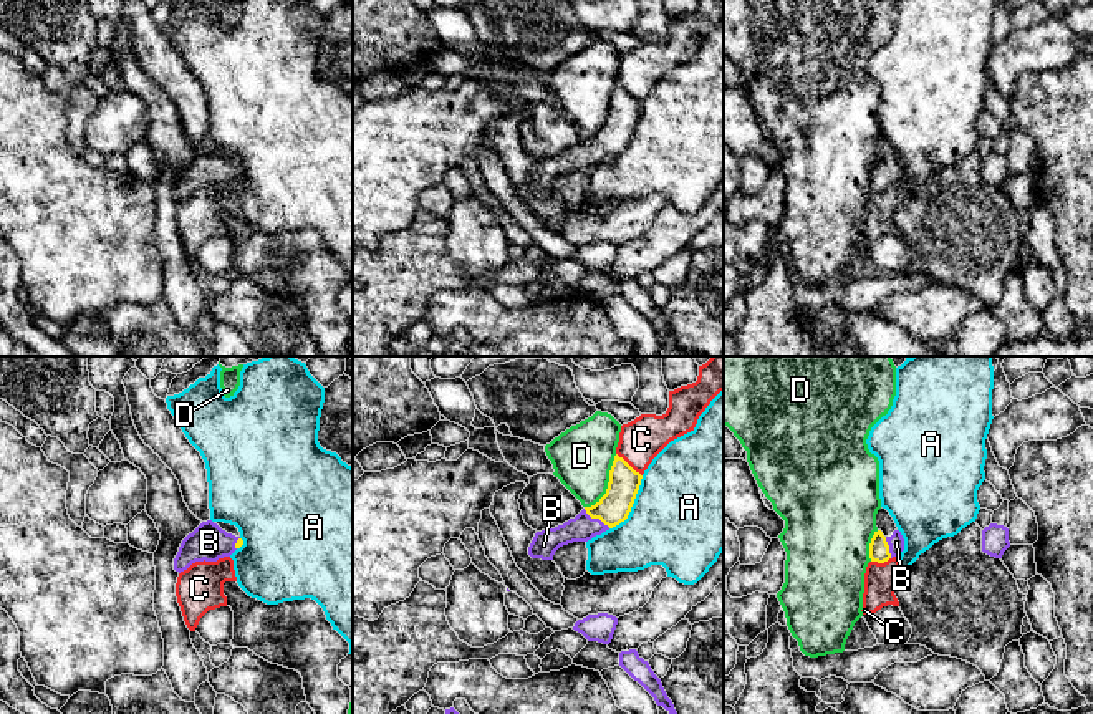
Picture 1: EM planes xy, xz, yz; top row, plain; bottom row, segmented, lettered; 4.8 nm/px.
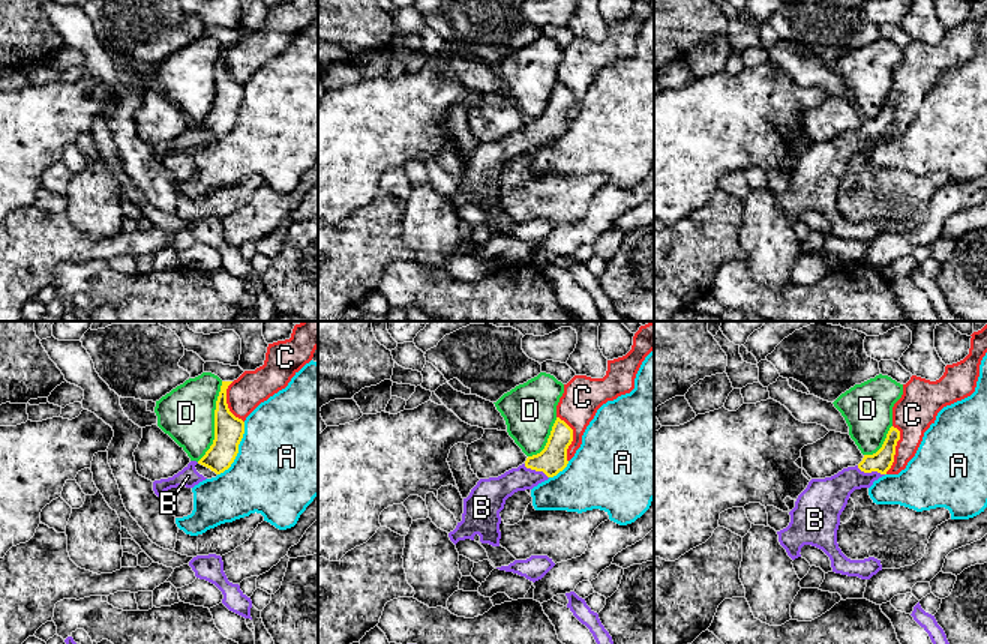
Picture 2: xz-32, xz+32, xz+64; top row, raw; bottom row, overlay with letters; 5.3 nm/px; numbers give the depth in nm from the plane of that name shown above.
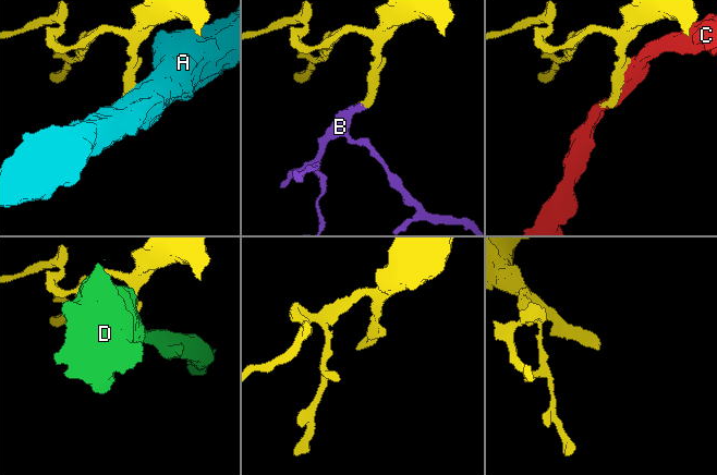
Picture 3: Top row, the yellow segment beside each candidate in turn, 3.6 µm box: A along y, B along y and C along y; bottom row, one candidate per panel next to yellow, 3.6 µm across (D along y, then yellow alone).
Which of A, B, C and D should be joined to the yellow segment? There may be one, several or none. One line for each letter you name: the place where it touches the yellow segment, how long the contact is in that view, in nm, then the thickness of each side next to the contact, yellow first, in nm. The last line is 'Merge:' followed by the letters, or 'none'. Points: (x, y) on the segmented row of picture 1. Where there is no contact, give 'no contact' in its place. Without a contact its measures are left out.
B: contact xz (597, 517); length 160 nm; calibres 160 and 130 nm
Merge: B

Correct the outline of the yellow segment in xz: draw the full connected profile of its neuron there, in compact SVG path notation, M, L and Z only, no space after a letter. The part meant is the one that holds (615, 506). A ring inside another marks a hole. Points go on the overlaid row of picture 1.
M616 454L606 494L563 525L537 532L528 547L528 555L532 558L553 560L560 547L573 542L588 542L624 522L634 504L641 479L643 475Z

